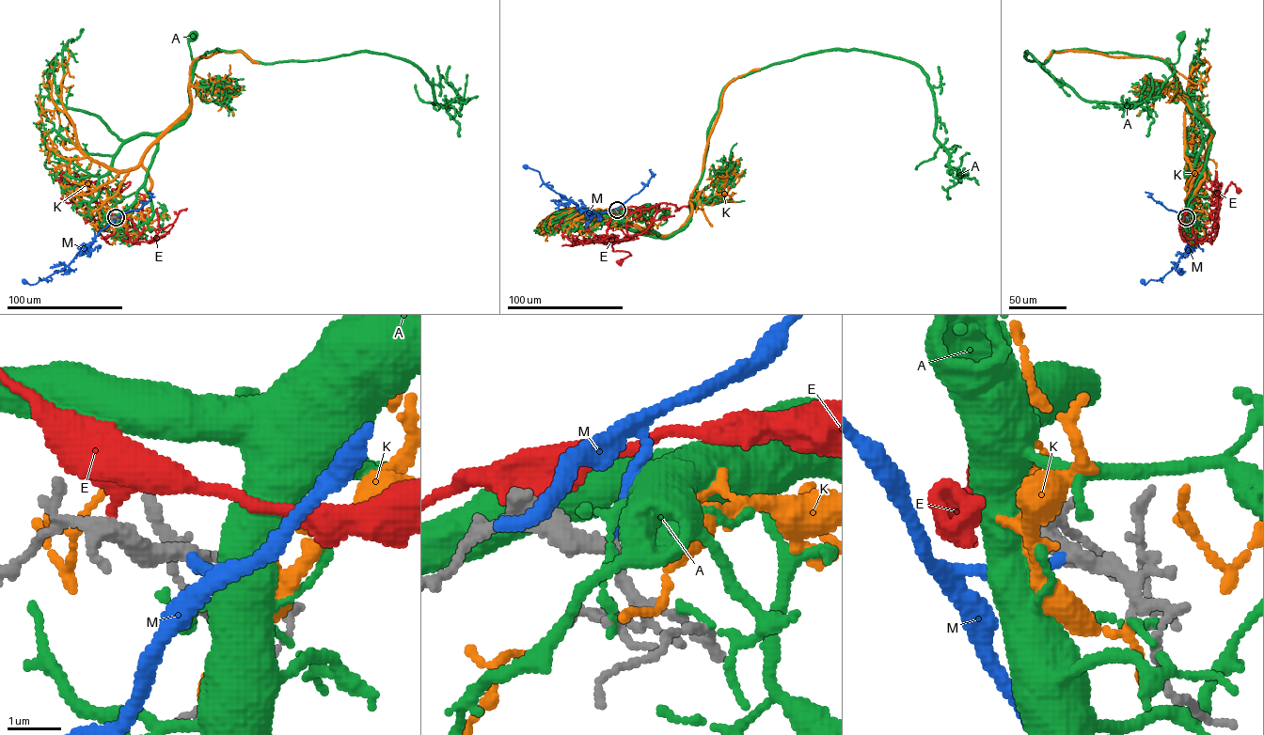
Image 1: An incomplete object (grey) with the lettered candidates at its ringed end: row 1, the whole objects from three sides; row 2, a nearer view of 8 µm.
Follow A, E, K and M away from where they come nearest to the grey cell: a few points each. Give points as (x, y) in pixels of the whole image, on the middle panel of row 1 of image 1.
A: (617, 212), (631, 209), (659, 236), (667, 236), (687, 222), (693, 190), (692, 205)
E: (615, 210), (640, 208), (626, 221), (625, 241), (604, 242), (613, 243), (613, 251), (631, 255), (619, 262)
K: (618, 211), (646, 217), (652, 226), (643, 230), (676, 232), (691, 211), (723, 90), (760, 69)
M: (617, 210), (592, 214), (548, 187), (540, 172), (523, 165)

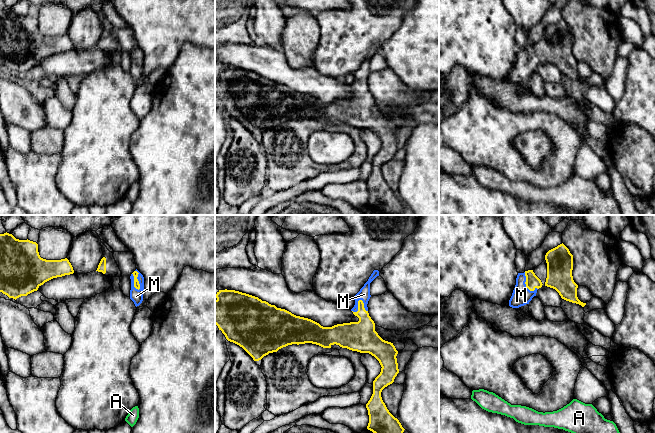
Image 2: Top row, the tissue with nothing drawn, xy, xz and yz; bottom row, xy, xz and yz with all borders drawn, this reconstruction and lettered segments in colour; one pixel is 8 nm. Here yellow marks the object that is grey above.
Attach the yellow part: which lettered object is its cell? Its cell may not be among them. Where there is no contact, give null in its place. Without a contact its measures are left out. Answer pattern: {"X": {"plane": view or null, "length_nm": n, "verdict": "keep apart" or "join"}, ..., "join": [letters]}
{"A": {"plane": null, "verdict": "keep apart"}, "E": {"plane": null, "verdict": "keep apart"}, "K": {"plane": null, "verdict": "keep apart"}, "M": {"plane": "xy", "length_nm": 170, "verdict": "join"}, "join": ["M"]}

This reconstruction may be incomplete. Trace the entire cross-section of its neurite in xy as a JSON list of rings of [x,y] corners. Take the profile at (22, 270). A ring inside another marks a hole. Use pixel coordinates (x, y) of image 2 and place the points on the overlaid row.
[[[7,232],[0,234],[0,292],[9,298],[27,296],[45,282],[73,273],[67,258],[43,259],[36,242],[16,239]]]

